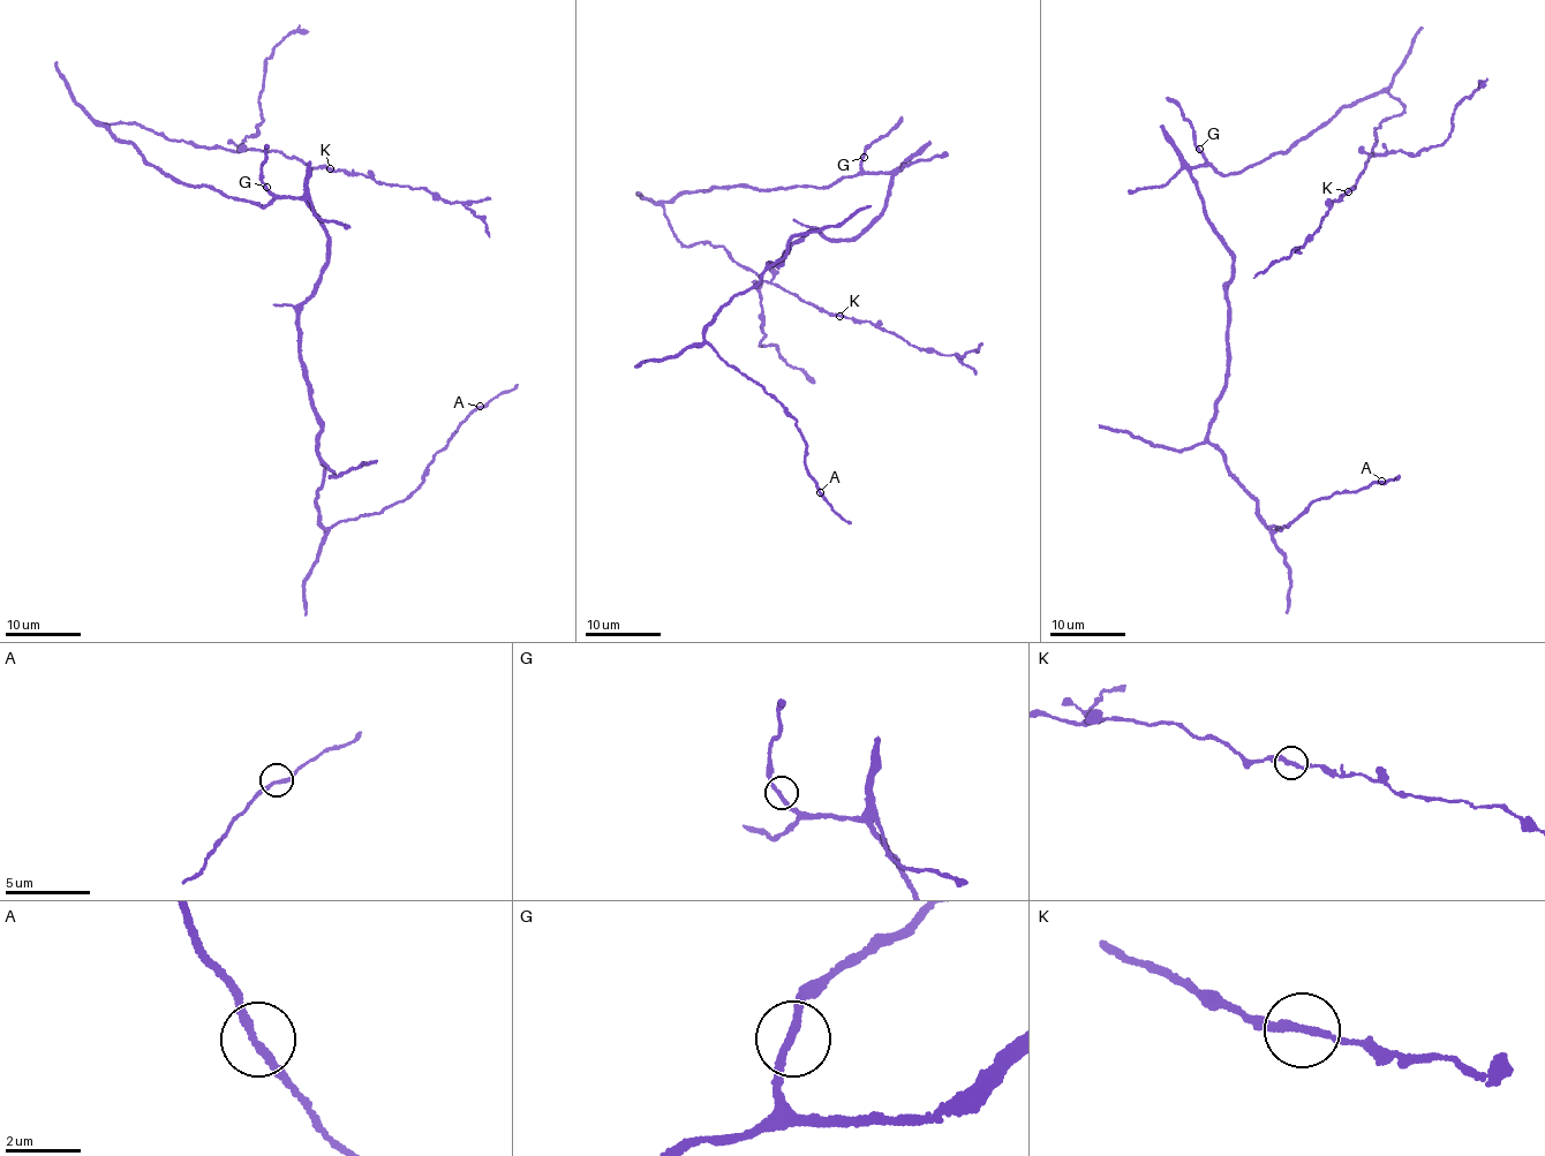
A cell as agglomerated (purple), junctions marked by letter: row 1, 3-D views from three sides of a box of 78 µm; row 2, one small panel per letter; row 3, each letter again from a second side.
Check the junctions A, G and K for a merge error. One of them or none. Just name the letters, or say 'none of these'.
none of these

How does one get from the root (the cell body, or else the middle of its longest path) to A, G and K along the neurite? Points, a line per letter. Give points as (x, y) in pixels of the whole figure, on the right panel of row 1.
A: (1208, 166), (1192, 179), (1233, 258), (1228, 374), (1208, 439), (1279, 530), (1314, 500), (1381, 481)
G: (1208, 166), (1199, 149)
K: (1208, 166), (1242, 171), (1294, 146), (1344, 106), (1391, 93), (1403, 111), (1373, 128), (1372, 155), (1347, 191)

